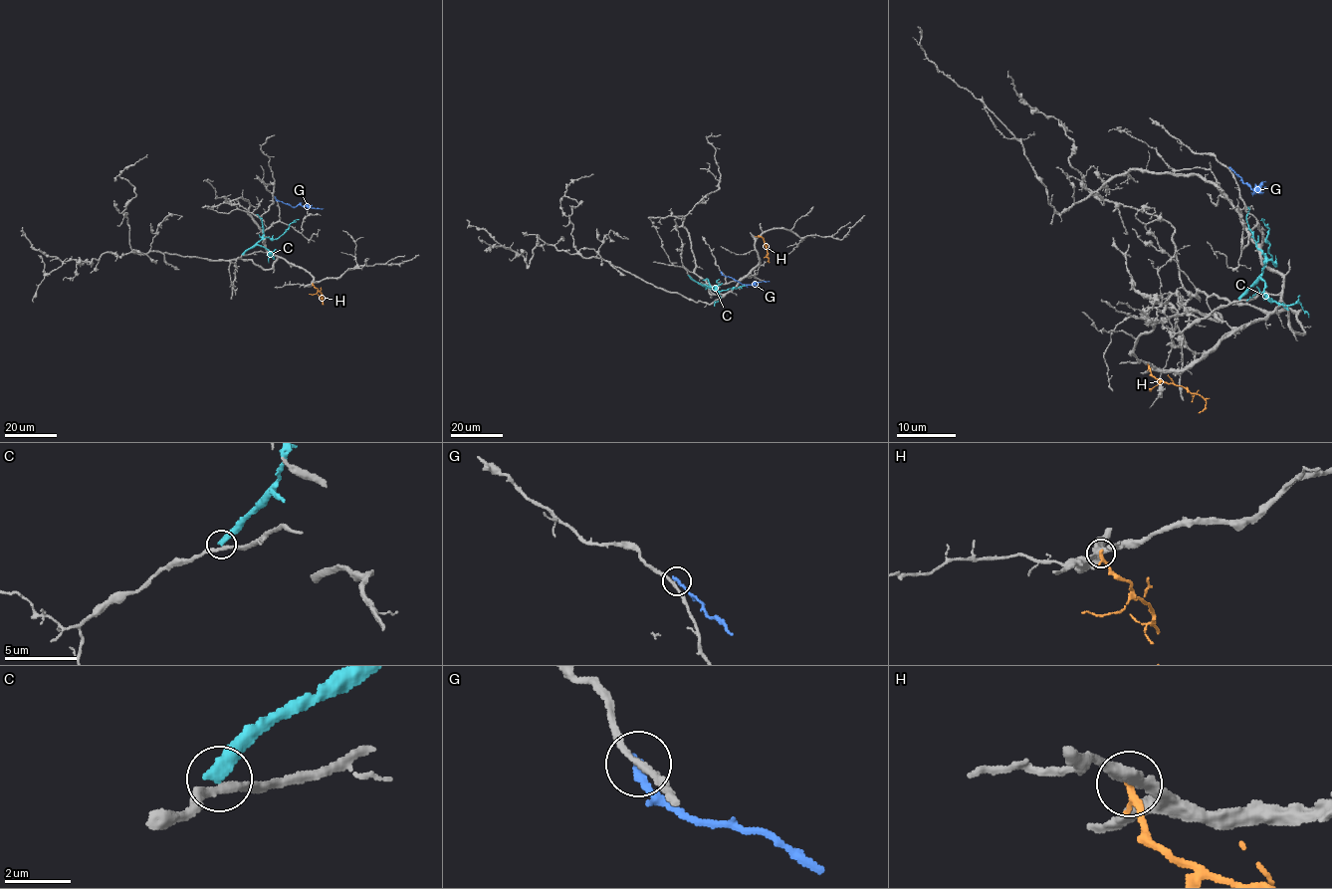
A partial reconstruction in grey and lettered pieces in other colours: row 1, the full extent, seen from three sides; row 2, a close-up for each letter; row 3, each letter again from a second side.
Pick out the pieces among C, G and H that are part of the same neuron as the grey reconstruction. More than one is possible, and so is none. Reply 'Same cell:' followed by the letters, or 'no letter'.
Same cell: no letter

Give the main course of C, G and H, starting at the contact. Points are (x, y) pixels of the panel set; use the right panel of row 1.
C: (1238, 299), (1262, 273), (1268, 260), (1274, 265), (1268, 251), (1268, 229), (1262, 219)
G: (1230, 168), (1253, 191), (1259, 185), (1261, 188), (1252, 194)
H: (1148, 364), (1155, 377), (1182, 385), (1198, 394), (1205, 401), (1205, 407), (1198, 413)

